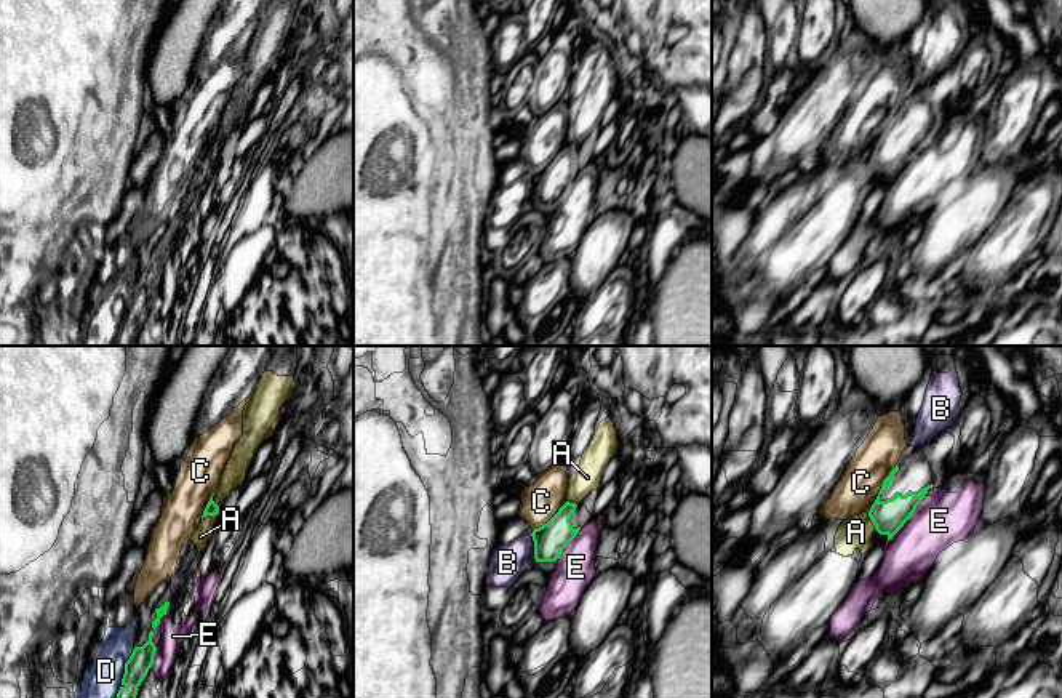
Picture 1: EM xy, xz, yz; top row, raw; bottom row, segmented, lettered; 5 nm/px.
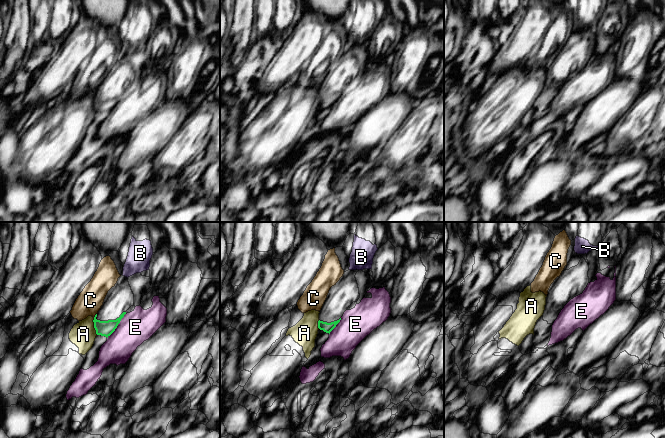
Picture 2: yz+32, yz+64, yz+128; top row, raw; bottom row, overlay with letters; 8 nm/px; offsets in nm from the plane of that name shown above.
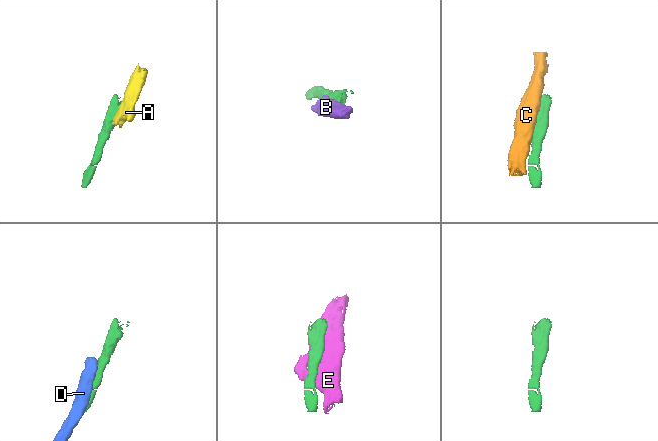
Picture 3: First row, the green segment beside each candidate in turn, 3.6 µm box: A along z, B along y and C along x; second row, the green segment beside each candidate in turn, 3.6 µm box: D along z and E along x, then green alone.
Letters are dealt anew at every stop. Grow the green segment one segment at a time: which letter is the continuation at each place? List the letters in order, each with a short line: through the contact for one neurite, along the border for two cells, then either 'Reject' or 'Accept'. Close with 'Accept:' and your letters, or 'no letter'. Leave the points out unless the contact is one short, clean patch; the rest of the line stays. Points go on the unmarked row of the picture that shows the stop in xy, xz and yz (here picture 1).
A: Line: xy (216, 156), (207, 156), (202, 160). Reject
B: Reject
C: Reject
D: Reject
E: Reject
Accept: no letter

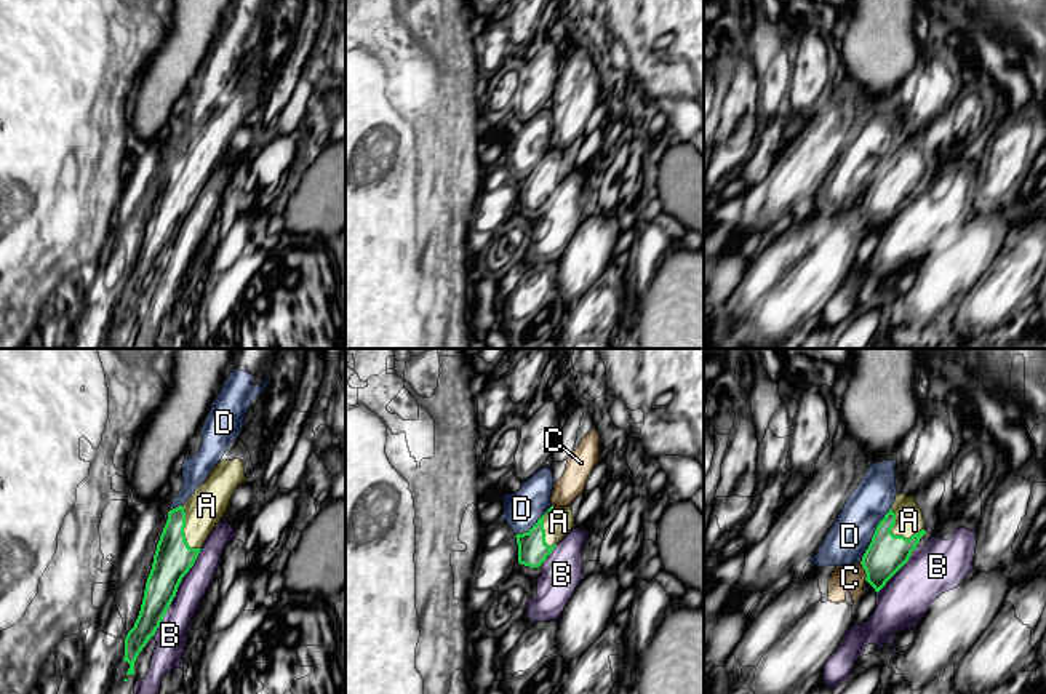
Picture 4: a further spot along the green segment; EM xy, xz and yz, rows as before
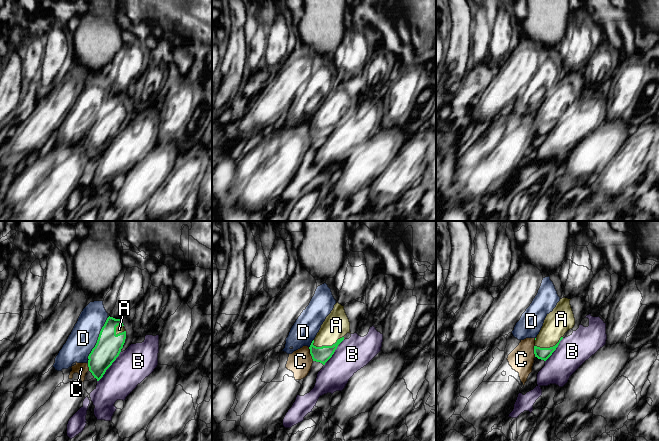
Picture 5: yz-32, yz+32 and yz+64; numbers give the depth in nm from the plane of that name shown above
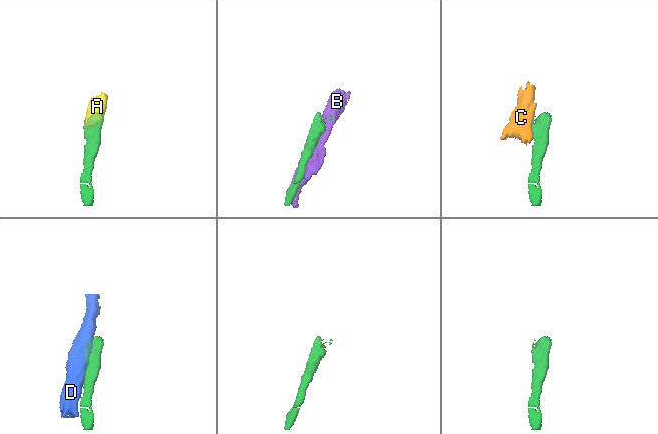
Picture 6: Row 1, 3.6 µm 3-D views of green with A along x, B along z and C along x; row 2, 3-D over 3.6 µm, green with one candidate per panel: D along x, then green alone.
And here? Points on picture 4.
A: Line: yz (886, 195), (896, 178), (909, 162). Accept
B: Reject
C: Line: yz (859, 205), (866, 221). Reject
D: Reject
Accept: A

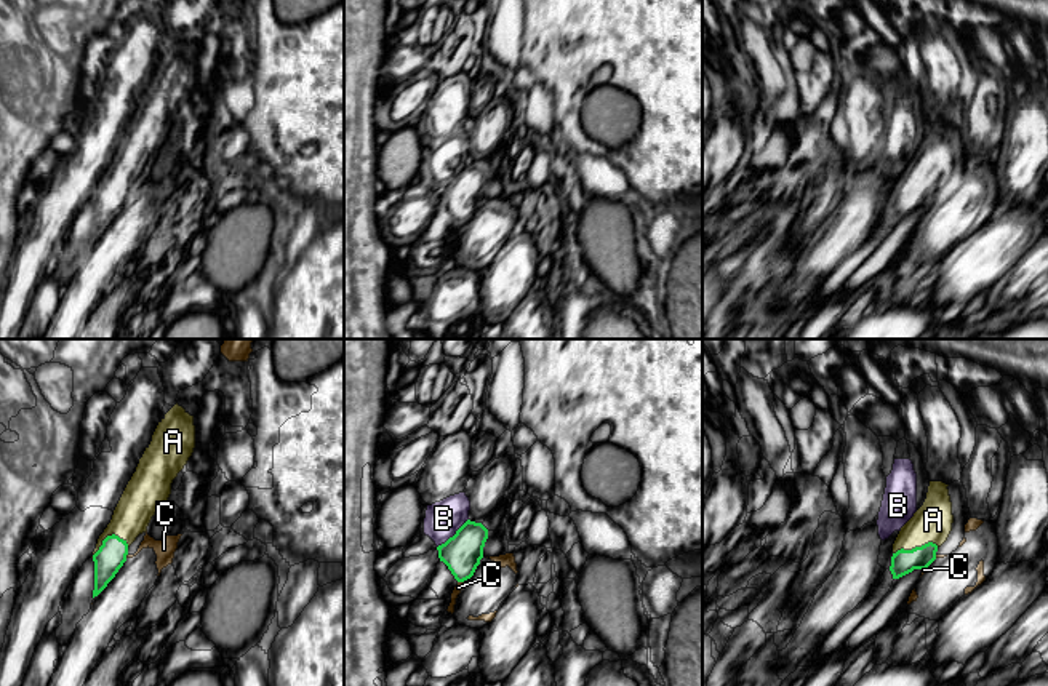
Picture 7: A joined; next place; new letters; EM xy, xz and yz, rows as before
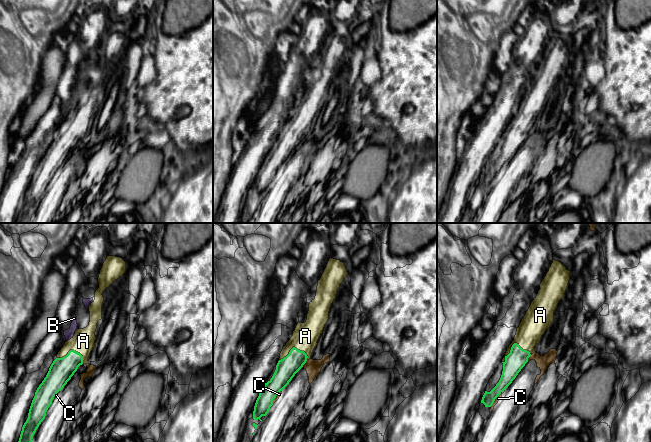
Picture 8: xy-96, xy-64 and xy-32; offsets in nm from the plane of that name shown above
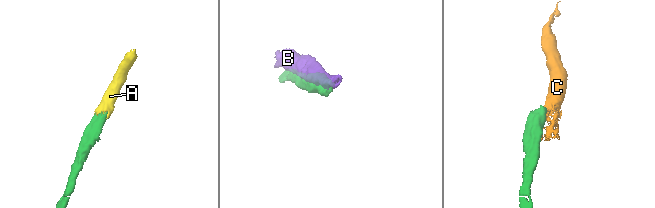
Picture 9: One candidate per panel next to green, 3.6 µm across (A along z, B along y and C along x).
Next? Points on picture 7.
A: Line: xy (109, 200), (108, 178), (140, 143). Accept
B: Reject
C: Line: xz (458, 223), (463, 224). Reject
Accept: A

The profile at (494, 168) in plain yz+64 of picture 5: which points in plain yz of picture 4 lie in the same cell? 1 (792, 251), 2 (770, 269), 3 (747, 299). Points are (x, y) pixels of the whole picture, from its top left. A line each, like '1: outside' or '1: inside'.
1: outside
2: outside
3: outside

